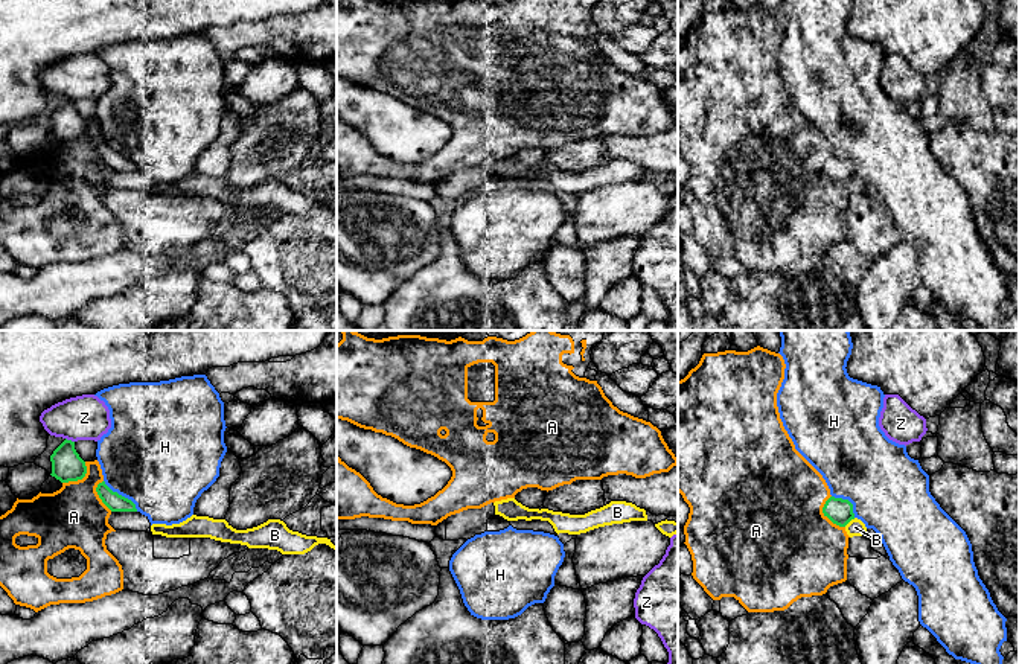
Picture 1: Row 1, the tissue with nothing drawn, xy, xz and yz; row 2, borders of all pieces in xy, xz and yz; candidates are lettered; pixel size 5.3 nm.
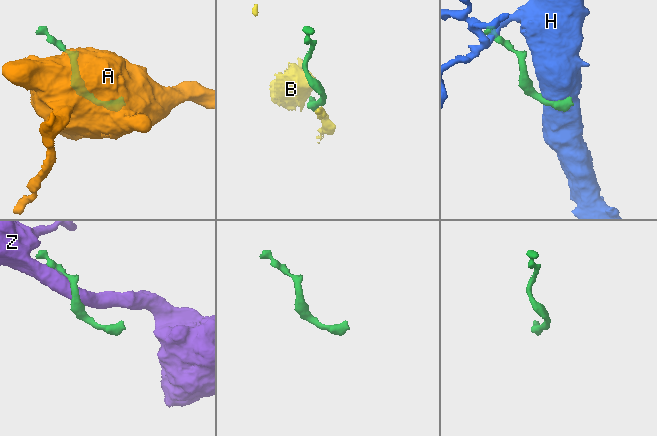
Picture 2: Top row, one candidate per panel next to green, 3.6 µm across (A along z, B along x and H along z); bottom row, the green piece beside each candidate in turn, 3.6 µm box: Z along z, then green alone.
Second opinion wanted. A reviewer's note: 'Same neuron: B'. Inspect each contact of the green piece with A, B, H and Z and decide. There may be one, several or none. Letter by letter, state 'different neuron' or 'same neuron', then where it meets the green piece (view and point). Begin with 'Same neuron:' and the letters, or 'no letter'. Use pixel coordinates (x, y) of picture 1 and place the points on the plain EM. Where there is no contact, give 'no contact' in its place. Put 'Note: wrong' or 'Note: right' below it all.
Same neuron: no letter
A: different neuron | yz (826, 174)
B: different neuron | yz (849, 180)
H: different neuron | xy (121, 154)
Z: different neuron | xy (70, 99)
Note: wrong

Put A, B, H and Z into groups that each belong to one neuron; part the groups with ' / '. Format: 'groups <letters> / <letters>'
groups A / B / H / Z

